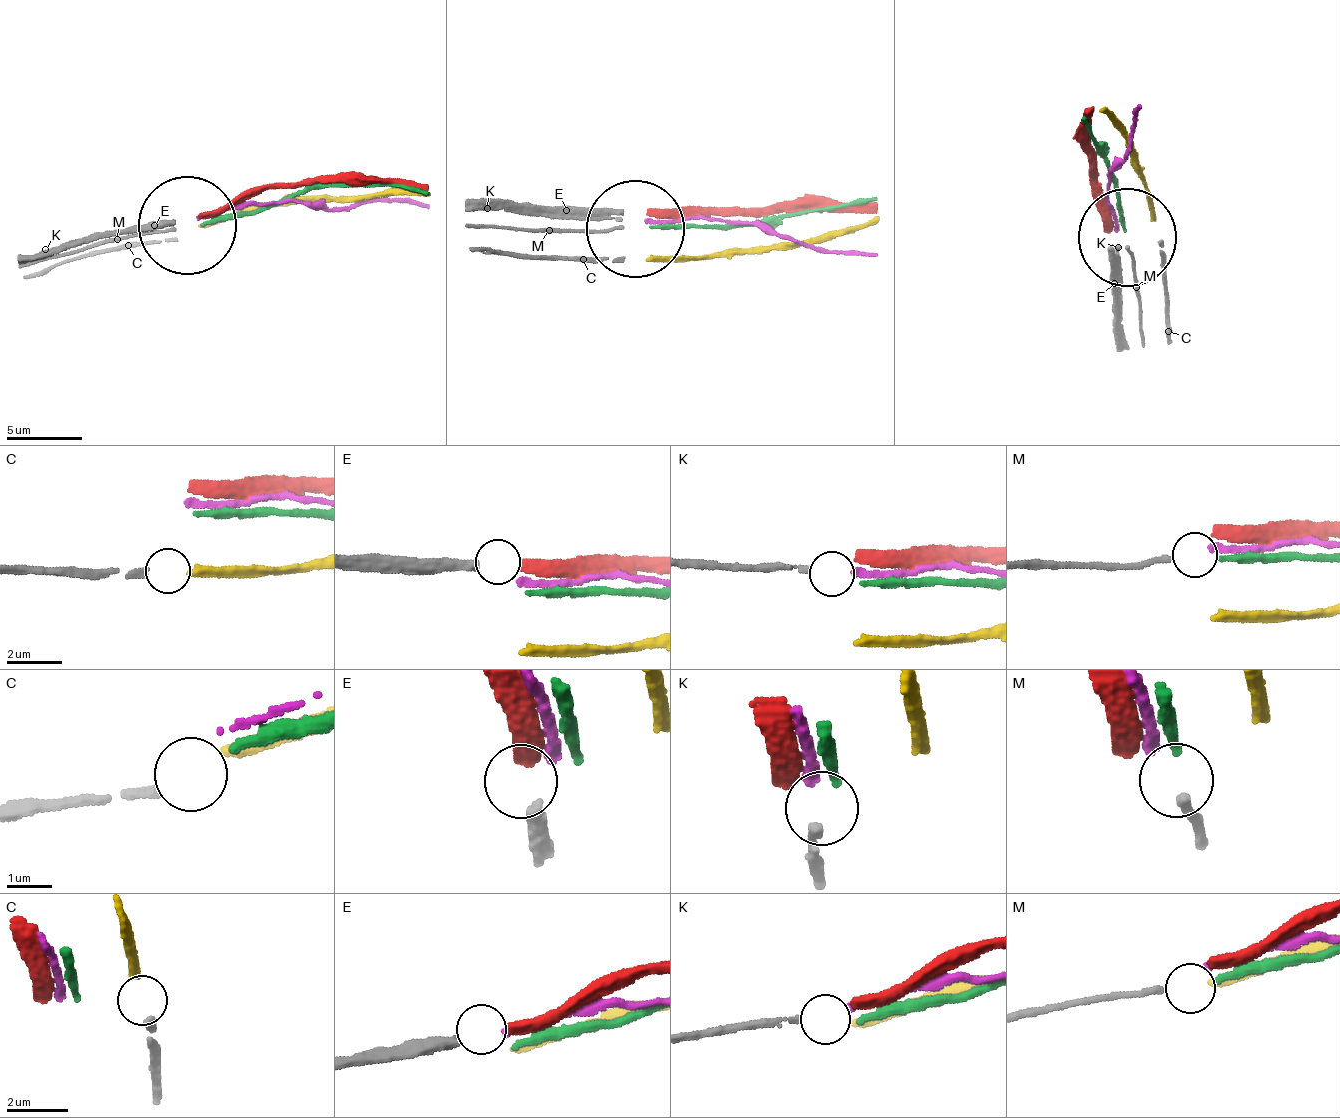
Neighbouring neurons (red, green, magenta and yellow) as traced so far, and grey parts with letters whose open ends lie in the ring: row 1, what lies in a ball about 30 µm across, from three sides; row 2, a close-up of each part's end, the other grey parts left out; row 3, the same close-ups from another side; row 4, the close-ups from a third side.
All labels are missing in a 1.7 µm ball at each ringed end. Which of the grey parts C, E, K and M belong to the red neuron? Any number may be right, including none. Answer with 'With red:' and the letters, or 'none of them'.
With red: E

